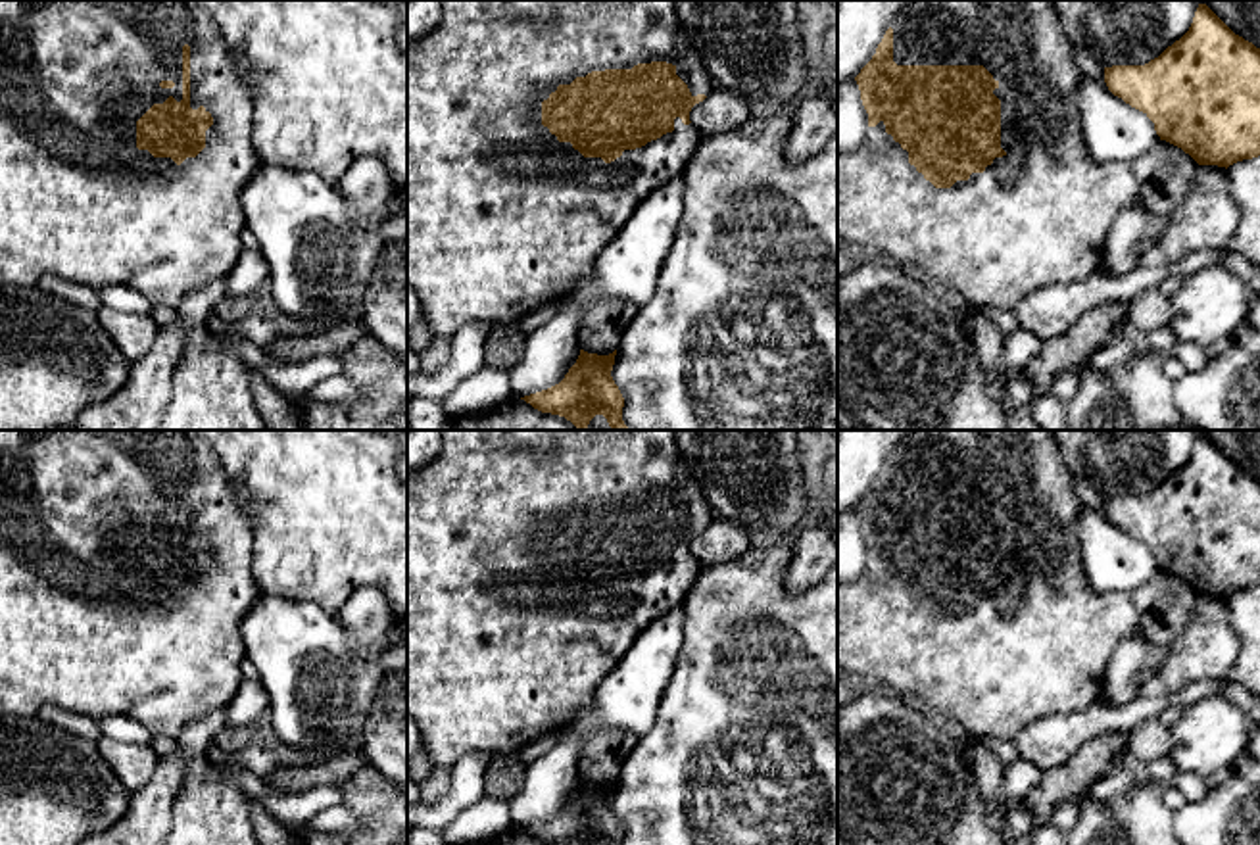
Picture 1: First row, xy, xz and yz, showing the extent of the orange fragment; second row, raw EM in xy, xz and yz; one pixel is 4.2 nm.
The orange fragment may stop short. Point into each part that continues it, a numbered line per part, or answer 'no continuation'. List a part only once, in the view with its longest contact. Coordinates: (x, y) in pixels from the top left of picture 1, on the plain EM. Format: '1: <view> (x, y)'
1: yz (1038, 646)

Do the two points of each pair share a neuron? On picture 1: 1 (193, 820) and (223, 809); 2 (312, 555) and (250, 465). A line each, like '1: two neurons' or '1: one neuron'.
1: one neuron
2: one neuron

